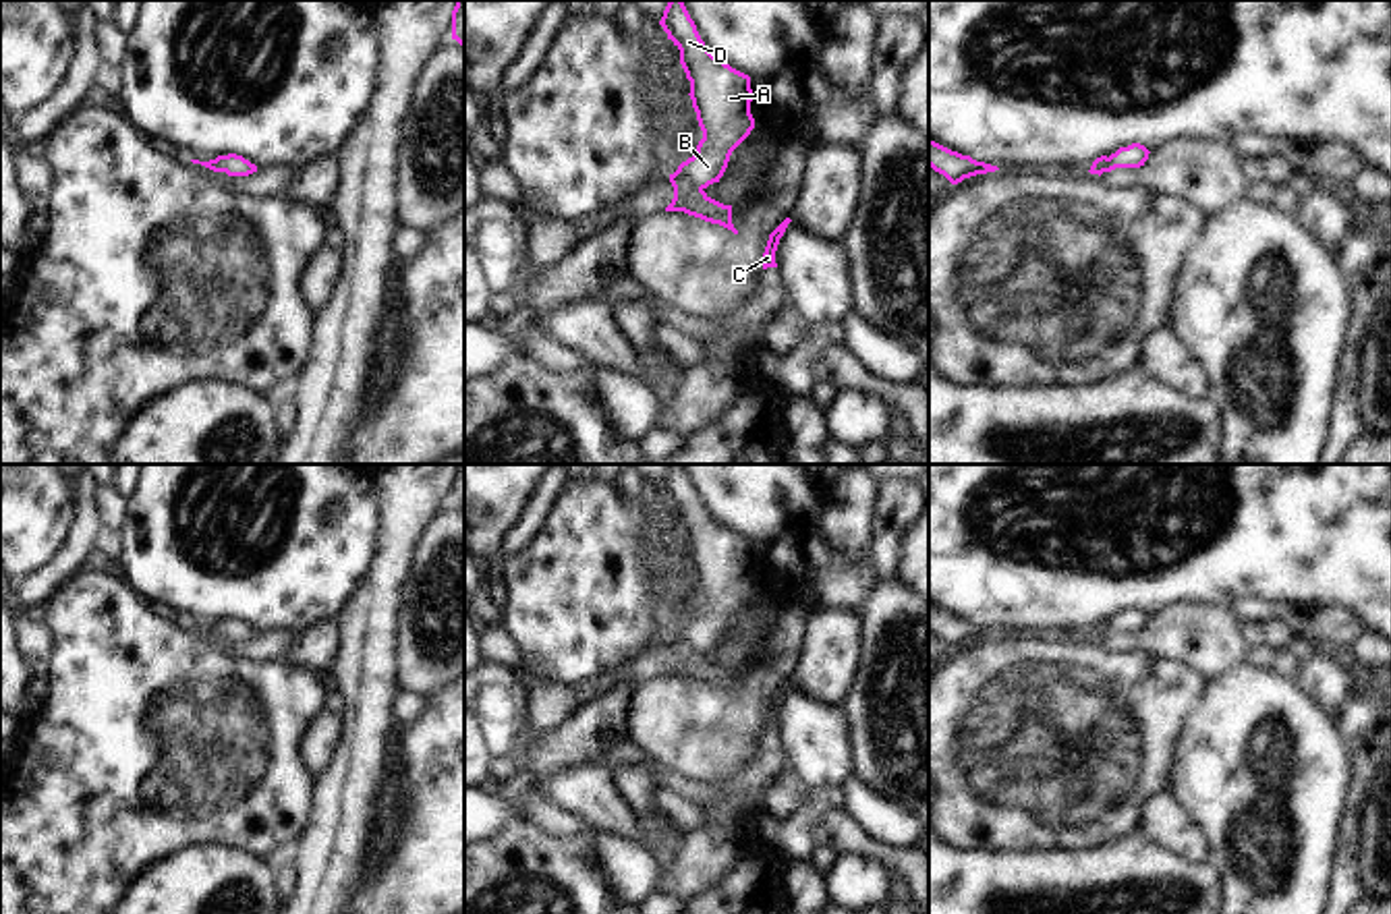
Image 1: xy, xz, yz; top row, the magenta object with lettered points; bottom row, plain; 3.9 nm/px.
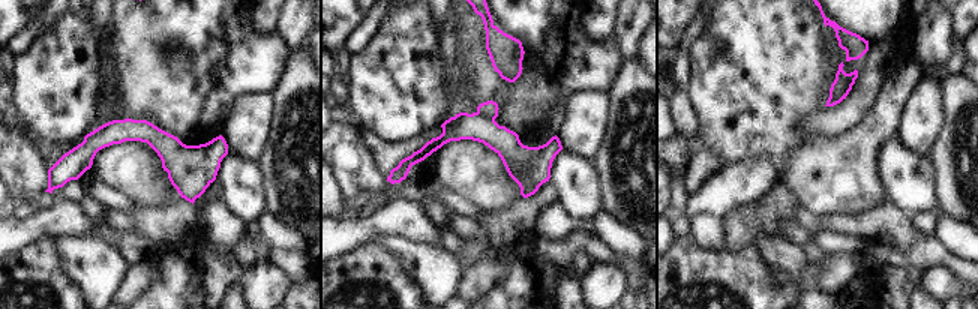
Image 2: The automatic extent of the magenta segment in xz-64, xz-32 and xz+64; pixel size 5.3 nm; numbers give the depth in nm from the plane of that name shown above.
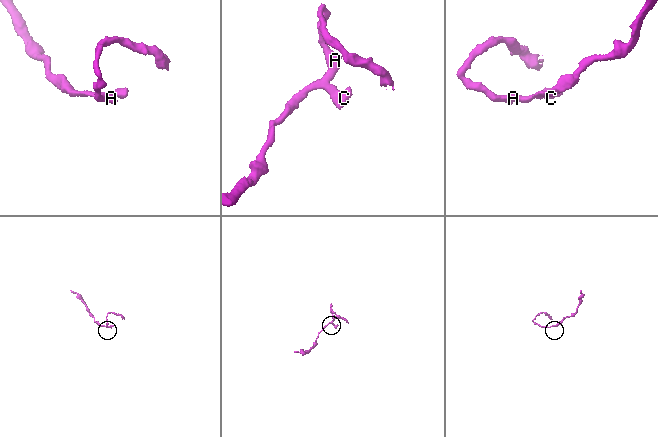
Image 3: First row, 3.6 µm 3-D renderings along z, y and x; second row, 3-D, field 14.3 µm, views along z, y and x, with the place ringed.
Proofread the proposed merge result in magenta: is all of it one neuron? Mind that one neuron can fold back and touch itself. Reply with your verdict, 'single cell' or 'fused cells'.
fused cells

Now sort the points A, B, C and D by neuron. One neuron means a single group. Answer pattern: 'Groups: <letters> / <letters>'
Groups: A B D / C

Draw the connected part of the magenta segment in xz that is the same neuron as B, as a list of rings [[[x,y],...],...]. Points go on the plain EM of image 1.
[[[670,464],[659,485],[680,514],[680,529],[690,545],[690,564],[703,603],[676,640],[694,653],[707,653],[723,640],[732,616],[750,599],[750,541],[717,524],[701,504],[682,464]]]

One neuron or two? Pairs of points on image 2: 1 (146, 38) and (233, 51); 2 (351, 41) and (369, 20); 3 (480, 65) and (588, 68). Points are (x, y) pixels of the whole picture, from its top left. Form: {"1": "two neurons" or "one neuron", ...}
{"1": "one neuron", "2": "one neuron", "3": "one neuron"}

